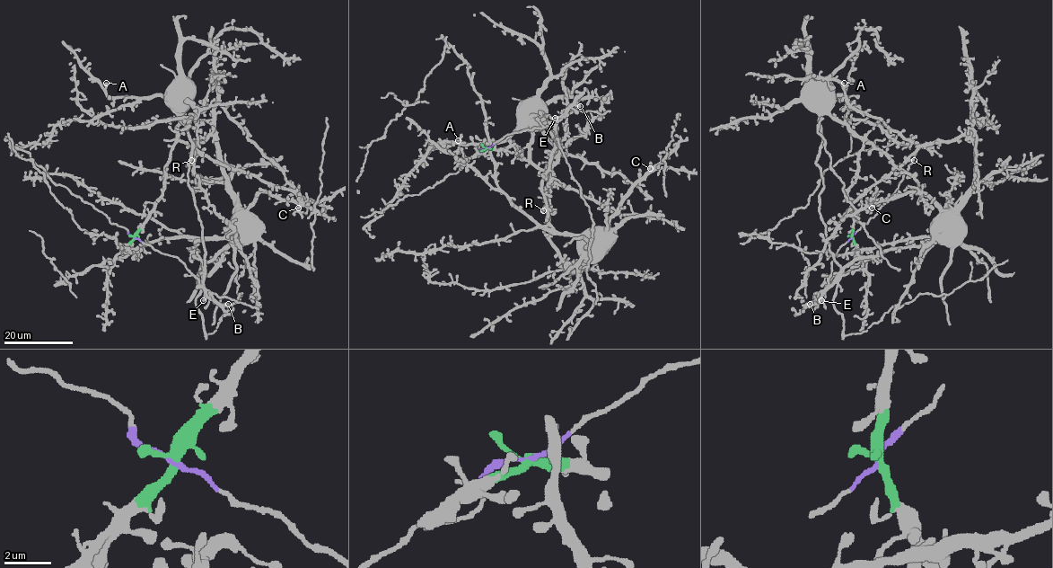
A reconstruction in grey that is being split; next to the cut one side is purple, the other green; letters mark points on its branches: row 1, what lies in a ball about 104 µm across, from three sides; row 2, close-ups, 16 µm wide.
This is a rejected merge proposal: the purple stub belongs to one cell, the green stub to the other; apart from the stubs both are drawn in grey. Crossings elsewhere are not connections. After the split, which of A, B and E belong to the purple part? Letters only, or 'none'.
B, E

